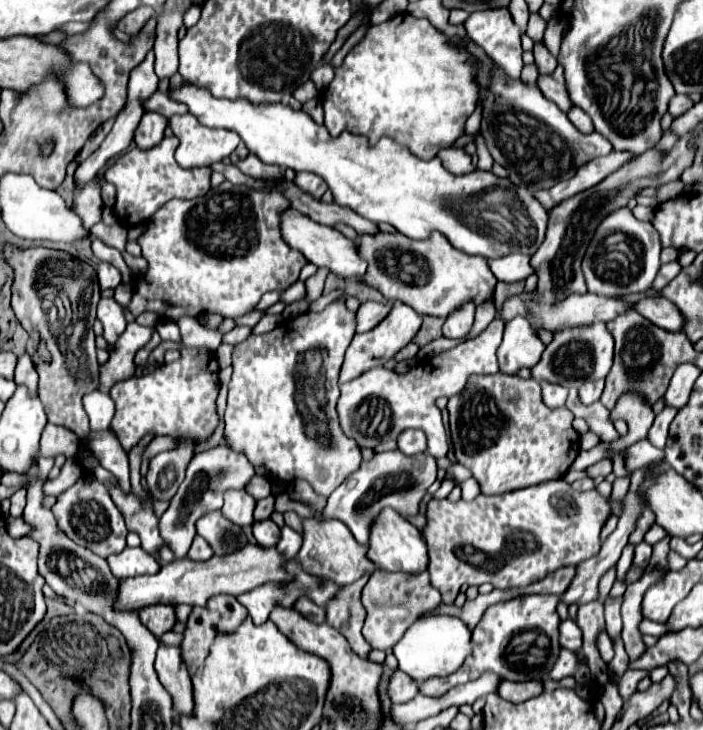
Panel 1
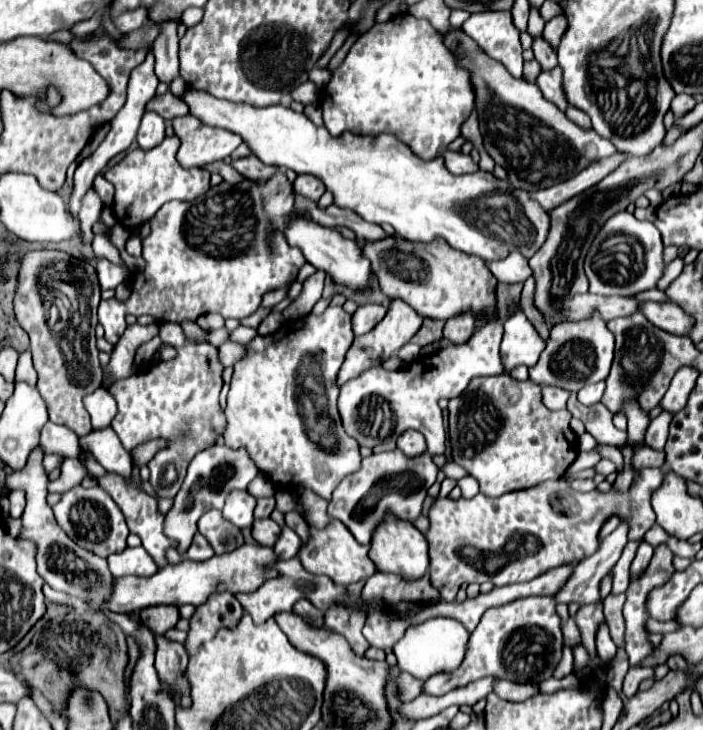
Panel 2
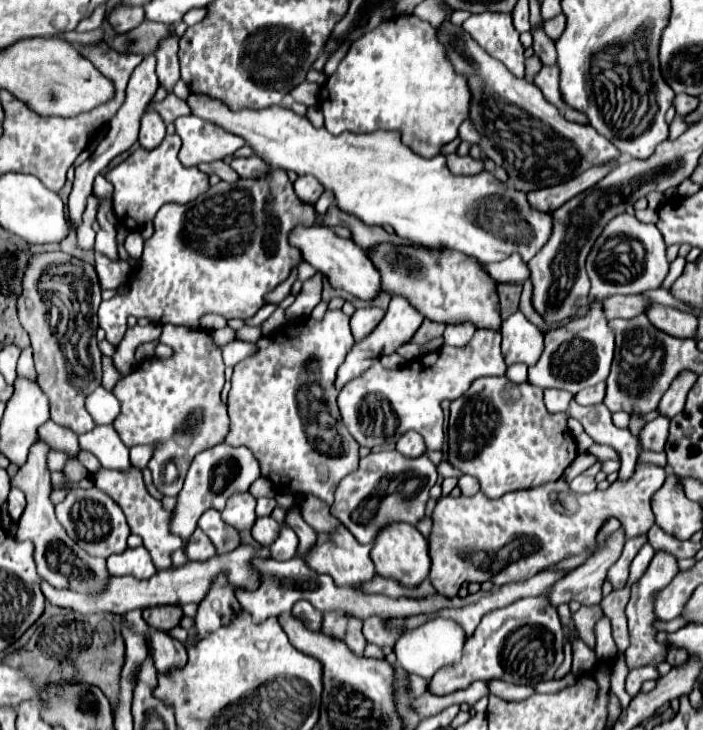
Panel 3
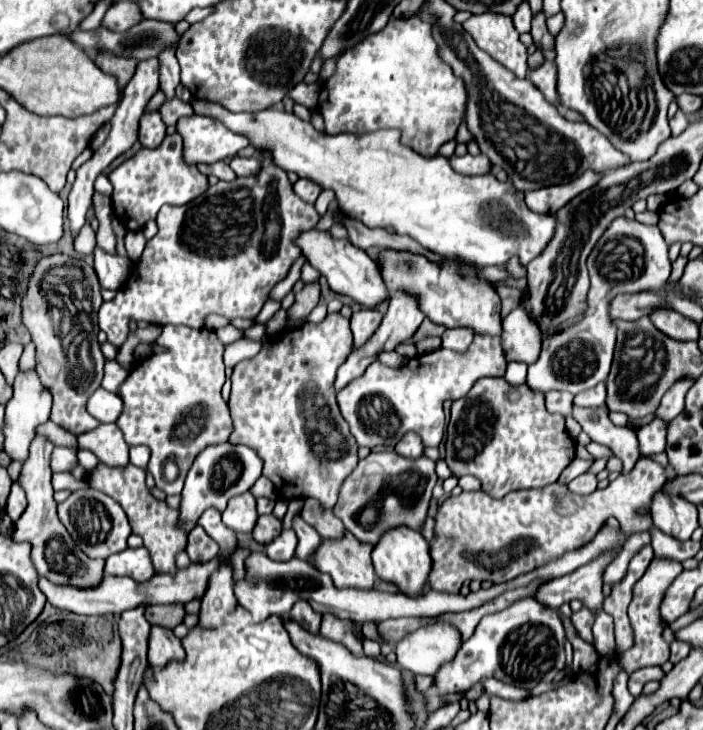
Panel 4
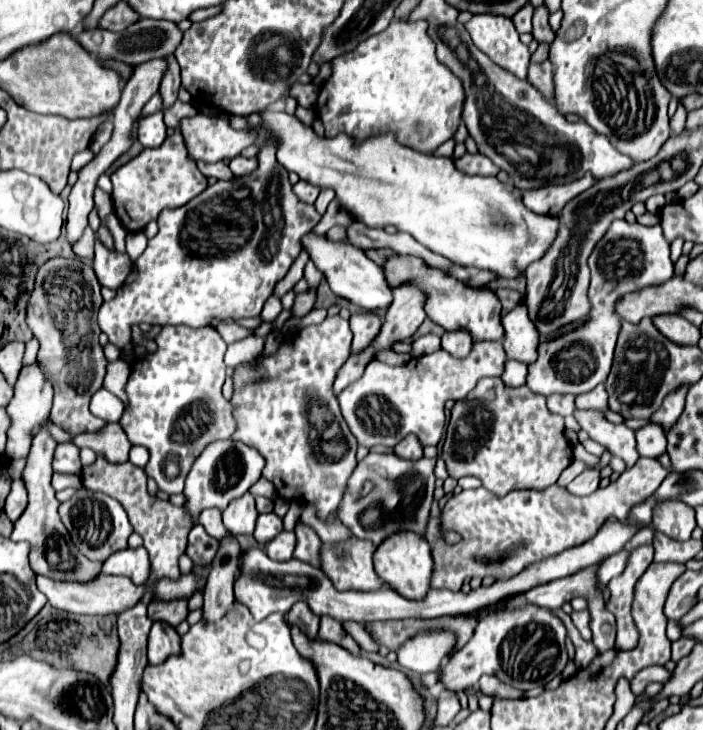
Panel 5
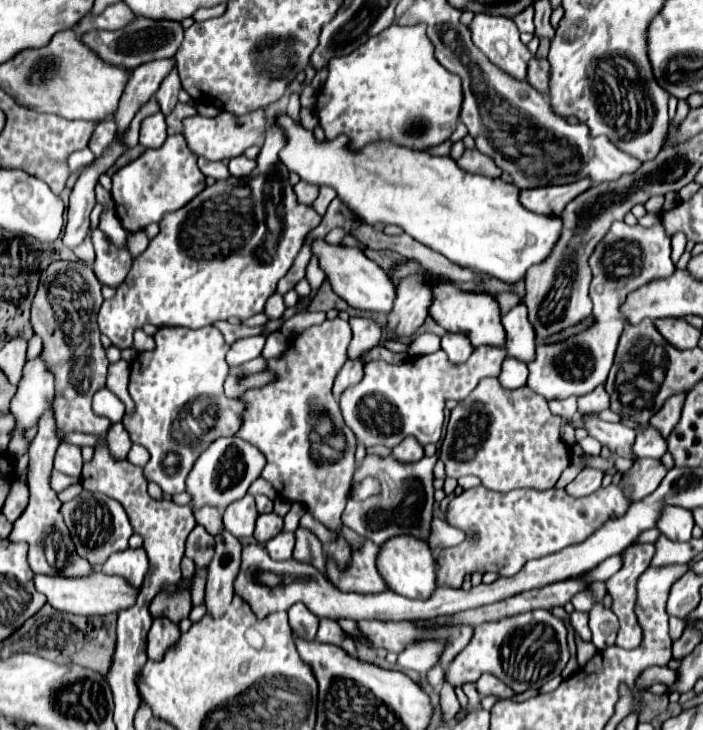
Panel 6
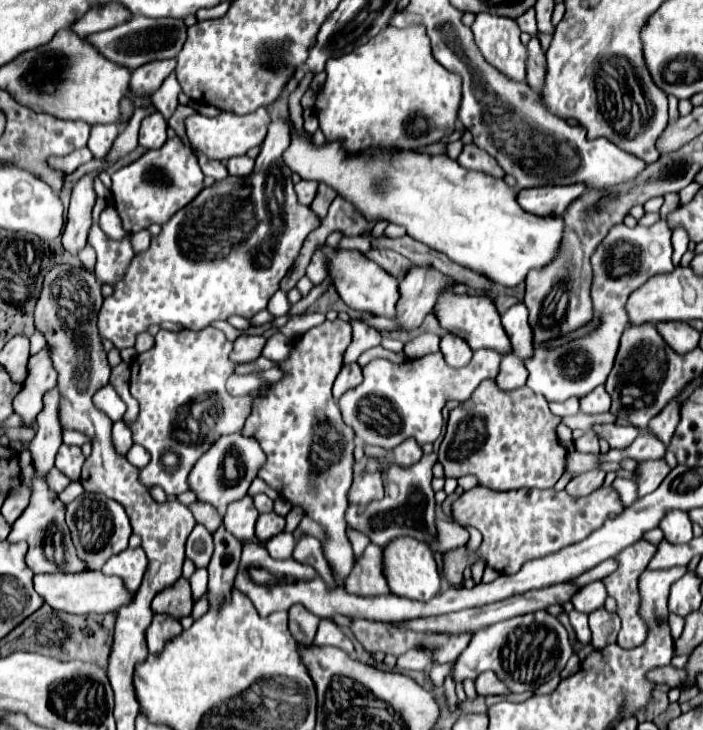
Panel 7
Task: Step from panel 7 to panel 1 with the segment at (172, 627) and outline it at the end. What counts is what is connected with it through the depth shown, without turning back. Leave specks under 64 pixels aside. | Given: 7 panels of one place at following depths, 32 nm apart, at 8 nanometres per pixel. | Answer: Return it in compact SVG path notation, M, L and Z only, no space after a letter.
M160 644L156 656L156 674L166 692L172 696L174 714L192 714L194 700L192 700L192 684L184 662L180 660L180 648L166 648Z

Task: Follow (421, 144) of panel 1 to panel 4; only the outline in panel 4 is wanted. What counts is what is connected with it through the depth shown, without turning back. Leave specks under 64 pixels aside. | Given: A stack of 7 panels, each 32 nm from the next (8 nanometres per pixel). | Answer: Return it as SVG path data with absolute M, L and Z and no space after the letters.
M418 16L392 18L380 32L368 34L354 46L354 50L346 50L338 58L334 76L326 80L322 90L324 98L320 98L318 108L324 116L328 134L364 134L380 128L396 128L402 132L402 144L422 156L436 156L444 142L456 138L468 100L464 80L454 76L452 68L438 54L438 44L432 38L432 24L420 20Z

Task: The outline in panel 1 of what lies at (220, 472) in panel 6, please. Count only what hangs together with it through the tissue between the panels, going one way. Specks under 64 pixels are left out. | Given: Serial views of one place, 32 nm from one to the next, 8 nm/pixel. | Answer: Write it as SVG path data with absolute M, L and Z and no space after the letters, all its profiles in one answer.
M222 444L208 452L196 454L192 458L192 462L186 470L184 482L180 484L178 492L170 500L170 506L160 516L160 522L158 522L160 536L162 536L164 544L174 552L176 558L186 558L188 548L196 536L198 518L212 510L220 510L224 492L232 490L232 488L244 488L252 476L254 476L254 466L248 462L248 458L240 456L238 452L234 452Z

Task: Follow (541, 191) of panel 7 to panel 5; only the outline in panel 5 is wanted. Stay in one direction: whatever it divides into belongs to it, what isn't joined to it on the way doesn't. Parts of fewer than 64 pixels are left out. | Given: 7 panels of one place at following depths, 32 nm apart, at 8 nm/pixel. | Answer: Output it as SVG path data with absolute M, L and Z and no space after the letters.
M584 174L582 178L578 178L570 184L544 186L544 188L538 188L532 192L522 192L522 200L524 200L526 208L536 214L556 216L572 198L576 198L578 194L582 194L584 190L594 186L594 182L596 180L592 174Z

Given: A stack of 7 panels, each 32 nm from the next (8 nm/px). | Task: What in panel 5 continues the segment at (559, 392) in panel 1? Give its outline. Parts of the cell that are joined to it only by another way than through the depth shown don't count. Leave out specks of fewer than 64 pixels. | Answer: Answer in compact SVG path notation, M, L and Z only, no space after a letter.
M550 394L548 398L548 410L554 412L554 414L560 414L560 416L572 416L574 412L574 396L572 394Z

